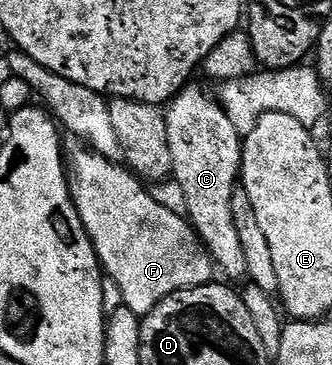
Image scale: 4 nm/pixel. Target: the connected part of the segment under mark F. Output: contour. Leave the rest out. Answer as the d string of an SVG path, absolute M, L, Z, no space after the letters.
M79 139L67 140L63 148L68 153L67 175L73 205L93 240L104 275L119 286L125 306L143 318L163 298L214 279L213 258L185 216L171 214L167 206L161 206L152 191L116 159L101 156L83 146Z

